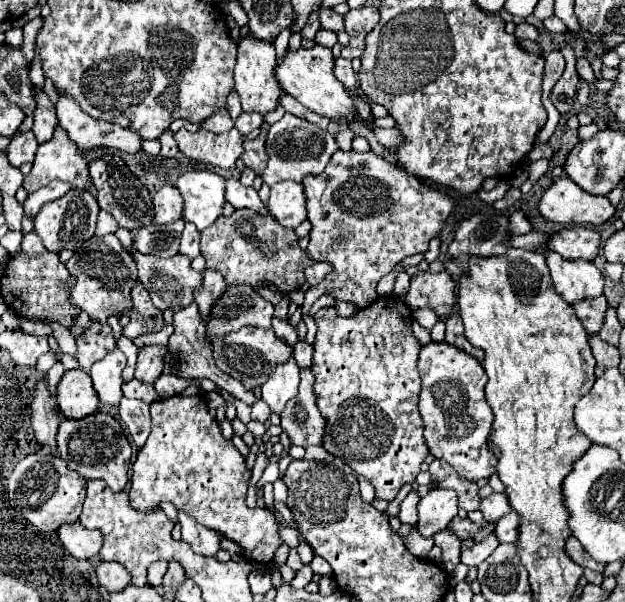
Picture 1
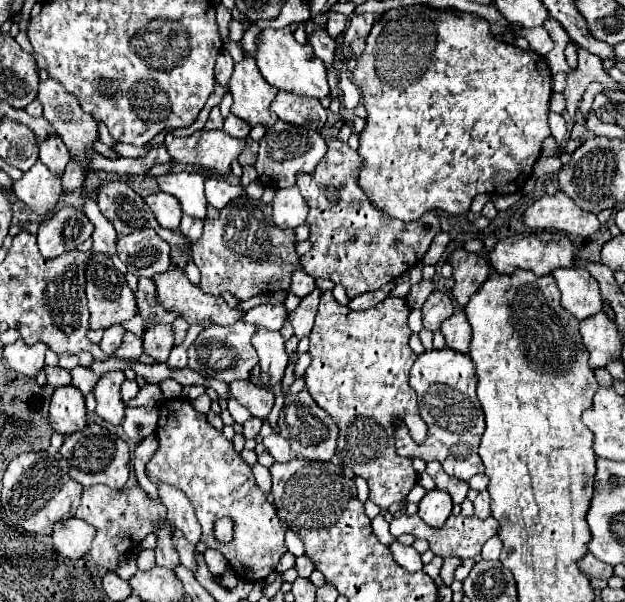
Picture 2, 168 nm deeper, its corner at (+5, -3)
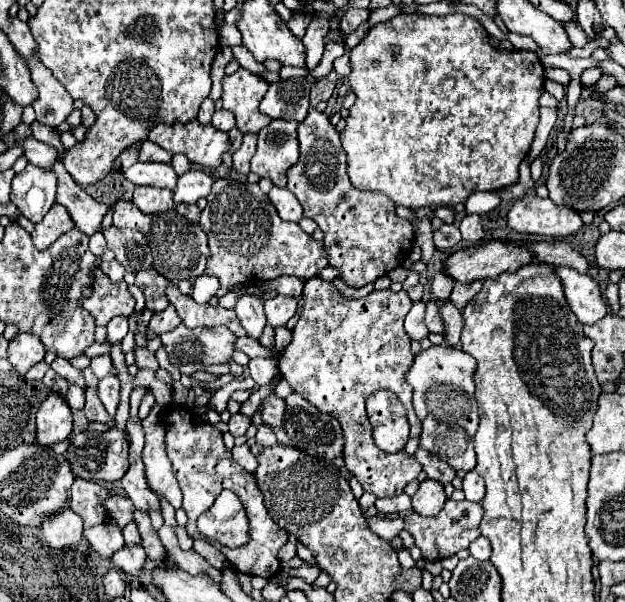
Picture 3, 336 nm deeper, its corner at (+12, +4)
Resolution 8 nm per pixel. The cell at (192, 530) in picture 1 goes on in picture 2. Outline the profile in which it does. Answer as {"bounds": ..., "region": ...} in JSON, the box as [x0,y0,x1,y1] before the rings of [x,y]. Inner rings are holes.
{"bounds":[157,484,201,544],"region":[[[157,484],[157,492],[159,492],[159,500],[165,504],[167,508],[167,518],[185,534],[185,538],[195,544],[201,538],[201,526],[195,518],[195,510],[189,502],[189,498],[175,486],[171,484]]]}

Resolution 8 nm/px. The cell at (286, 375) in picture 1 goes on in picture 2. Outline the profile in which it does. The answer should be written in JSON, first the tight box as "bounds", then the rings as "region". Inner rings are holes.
{"bounds":[251,326,289,386],"region":[[[257,326],[255,334],[251,338],[251,344],[259,354],[261,370],[271,376],[271,386],[279,384],[285,374],[287,360],[289,360],[287,352],[285,352],[285,340],[281,338],[281,334],[267,330],[263,326]]]}

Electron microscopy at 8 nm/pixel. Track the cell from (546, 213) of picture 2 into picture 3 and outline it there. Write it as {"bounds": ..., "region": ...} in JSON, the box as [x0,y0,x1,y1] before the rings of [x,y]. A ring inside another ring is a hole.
{"bounds":[508,193,584,237],"region":[[[526,193],[508,211],[508,225],[518,233],[566,237],[576,233],[584,221],[578,211],[540,199],[536,193]]]}

